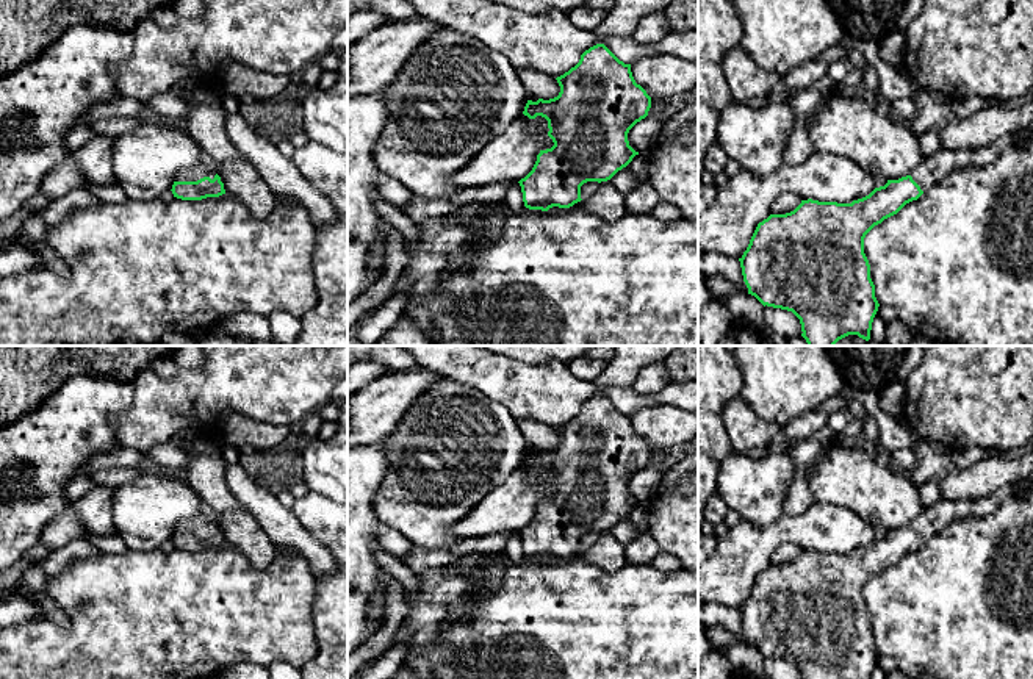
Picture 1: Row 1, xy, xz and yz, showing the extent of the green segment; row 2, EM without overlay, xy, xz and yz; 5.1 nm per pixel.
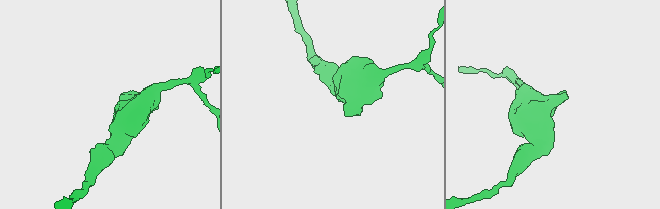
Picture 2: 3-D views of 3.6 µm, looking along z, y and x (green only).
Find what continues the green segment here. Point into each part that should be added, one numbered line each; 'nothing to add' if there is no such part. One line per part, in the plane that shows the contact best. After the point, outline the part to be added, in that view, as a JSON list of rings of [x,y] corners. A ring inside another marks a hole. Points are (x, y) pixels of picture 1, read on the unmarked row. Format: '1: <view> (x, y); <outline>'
1: xy (201, 521); [[[199,515],[194,519],[183,521],[175,532],[197,532],[203,527],[210,527],[211,530],[214,529],[216,523],[210,521],[203,515]]]

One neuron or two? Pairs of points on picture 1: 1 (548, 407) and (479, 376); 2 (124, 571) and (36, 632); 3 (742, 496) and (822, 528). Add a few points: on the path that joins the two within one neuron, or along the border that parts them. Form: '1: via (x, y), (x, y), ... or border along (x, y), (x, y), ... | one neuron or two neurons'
1: via (531, 391), (496, 377) | one neuron
2: via (105, 595), (68, 632), (60, 632) | one neuron
3: border along (783, 512), (767, 524), (747, 521) | two neurons

